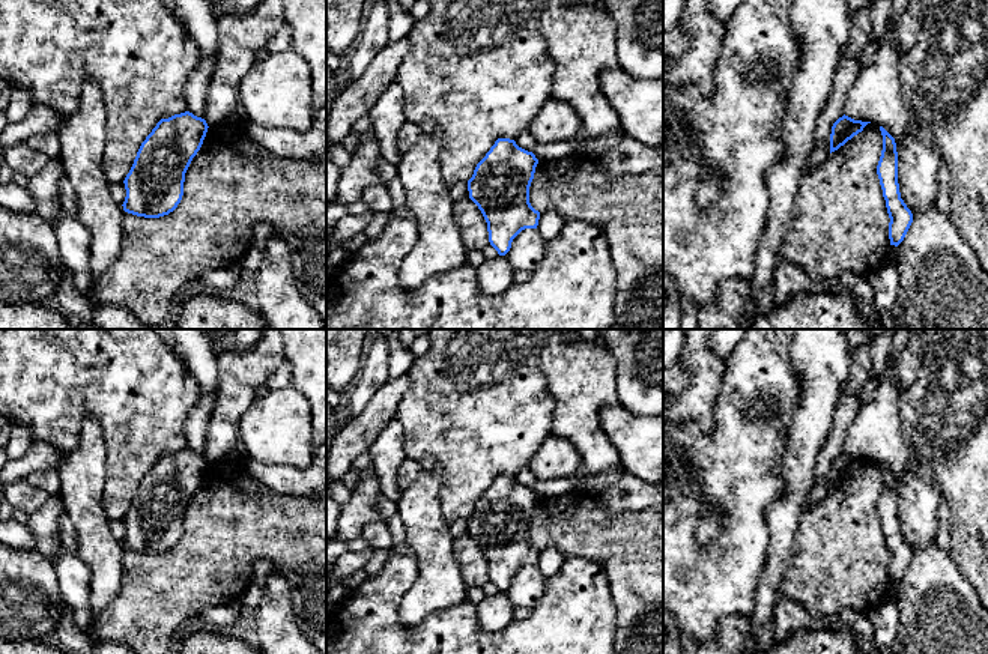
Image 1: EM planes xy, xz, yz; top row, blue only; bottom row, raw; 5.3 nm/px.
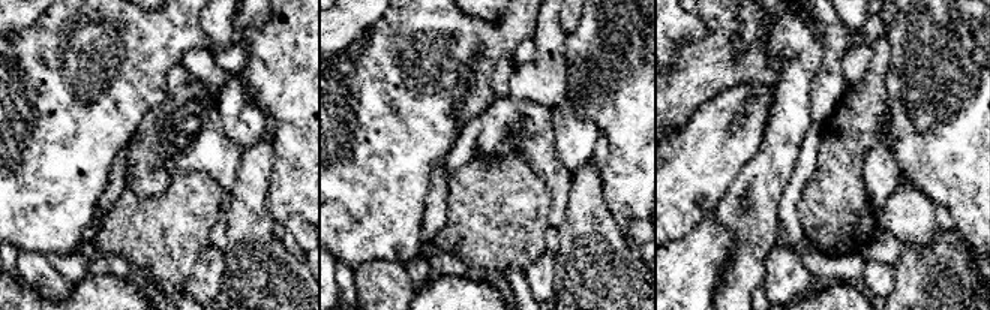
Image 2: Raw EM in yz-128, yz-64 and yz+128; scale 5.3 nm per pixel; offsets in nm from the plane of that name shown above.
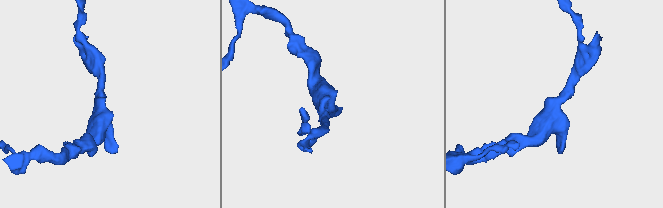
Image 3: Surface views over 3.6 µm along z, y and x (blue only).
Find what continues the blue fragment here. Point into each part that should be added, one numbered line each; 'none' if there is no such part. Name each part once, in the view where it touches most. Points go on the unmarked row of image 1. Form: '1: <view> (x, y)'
none

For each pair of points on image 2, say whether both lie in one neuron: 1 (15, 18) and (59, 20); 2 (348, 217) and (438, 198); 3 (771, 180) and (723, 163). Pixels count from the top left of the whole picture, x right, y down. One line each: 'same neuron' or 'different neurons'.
1: different neurons
2: different neurons
3: different neurons

